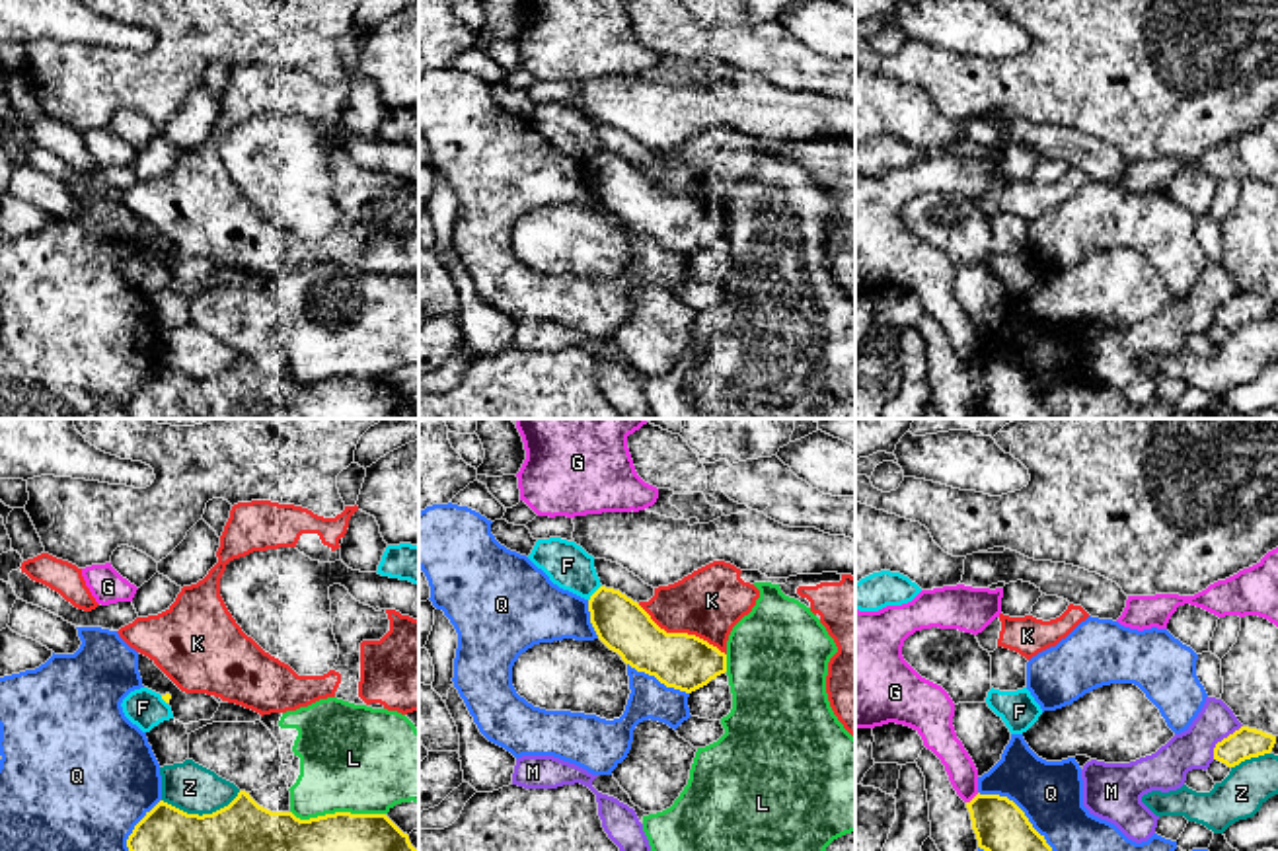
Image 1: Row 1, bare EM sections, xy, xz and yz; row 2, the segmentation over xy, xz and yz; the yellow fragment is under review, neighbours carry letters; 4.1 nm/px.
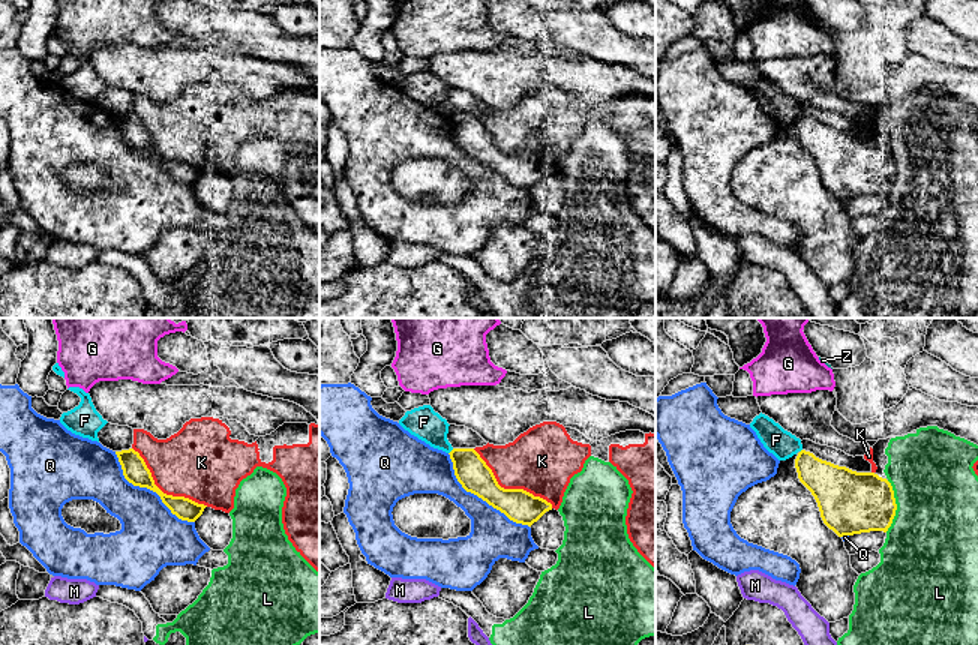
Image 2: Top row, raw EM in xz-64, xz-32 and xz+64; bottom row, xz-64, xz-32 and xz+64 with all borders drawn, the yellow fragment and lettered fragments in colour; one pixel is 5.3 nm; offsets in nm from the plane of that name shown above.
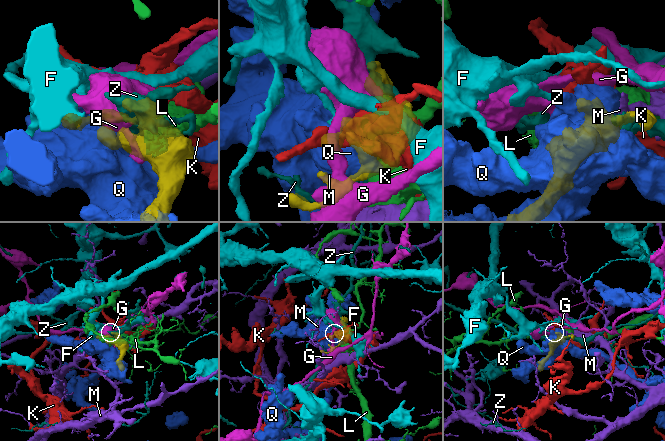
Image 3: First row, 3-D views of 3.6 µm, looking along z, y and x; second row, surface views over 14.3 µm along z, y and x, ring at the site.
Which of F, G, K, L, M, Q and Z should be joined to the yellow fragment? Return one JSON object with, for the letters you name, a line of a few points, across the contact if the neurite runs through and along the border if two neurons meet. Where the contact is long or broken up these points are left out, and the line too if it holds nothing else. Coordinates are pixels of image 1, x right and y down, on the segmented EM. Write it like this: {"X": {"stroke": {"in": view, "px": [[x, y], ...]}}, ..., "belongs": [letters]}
{"belongs": []}

